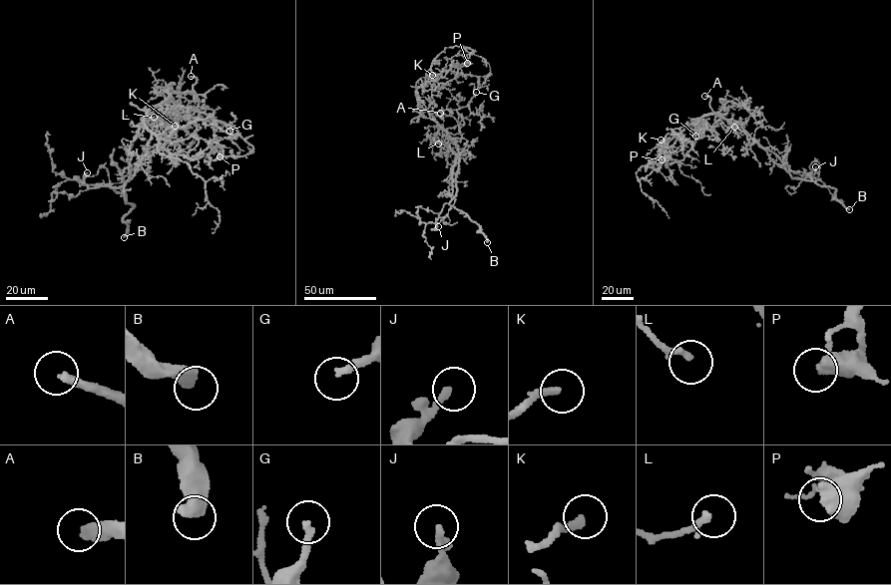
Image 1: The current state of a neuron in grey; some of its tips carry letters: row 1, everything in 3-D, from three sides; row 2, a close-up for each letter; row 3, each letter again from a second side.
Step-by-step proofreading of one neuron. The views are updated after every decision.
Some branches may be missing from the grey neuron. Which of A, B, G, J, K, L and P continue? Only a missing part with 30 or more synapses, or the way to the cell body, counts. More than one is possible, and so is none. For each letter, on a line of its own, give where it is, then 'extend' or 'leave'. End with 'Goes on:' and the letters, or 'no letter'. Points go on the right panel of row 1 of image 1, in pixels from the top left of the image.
A: at (704, 96); extend
B: at (849, 209); extend
G: at (695, 136); extend
J: at (815, 166); leave
K: at (661, 140); leave
L: at (734, 127); leave
P: at (662, 159); leave
Goes on: A, B, G

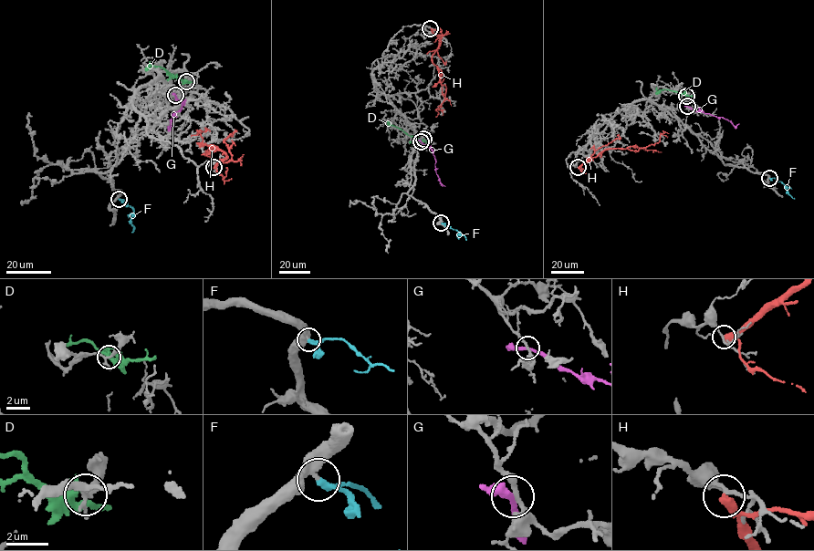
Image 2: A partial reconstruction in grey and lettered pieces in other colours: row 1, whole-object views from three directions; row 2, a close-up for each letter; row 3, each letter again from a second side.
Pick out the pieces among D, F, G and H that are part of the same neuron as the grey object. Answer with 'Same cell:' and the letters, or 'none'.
Same cell: F

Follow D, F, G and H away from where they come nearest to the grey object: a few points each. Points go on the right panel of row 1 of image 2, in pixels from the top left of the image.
D: (686, 96), (666, 89), (658, 91), (657, 87)
F: (769, 178), (780, 181), (794, 199)
G: (687, 106), (724, 118), (735, 126), (739, 123)
H: (578, 167), (605, 150), (619, 148), (636, 151), (658, 142), (660, 134), (668, 133)

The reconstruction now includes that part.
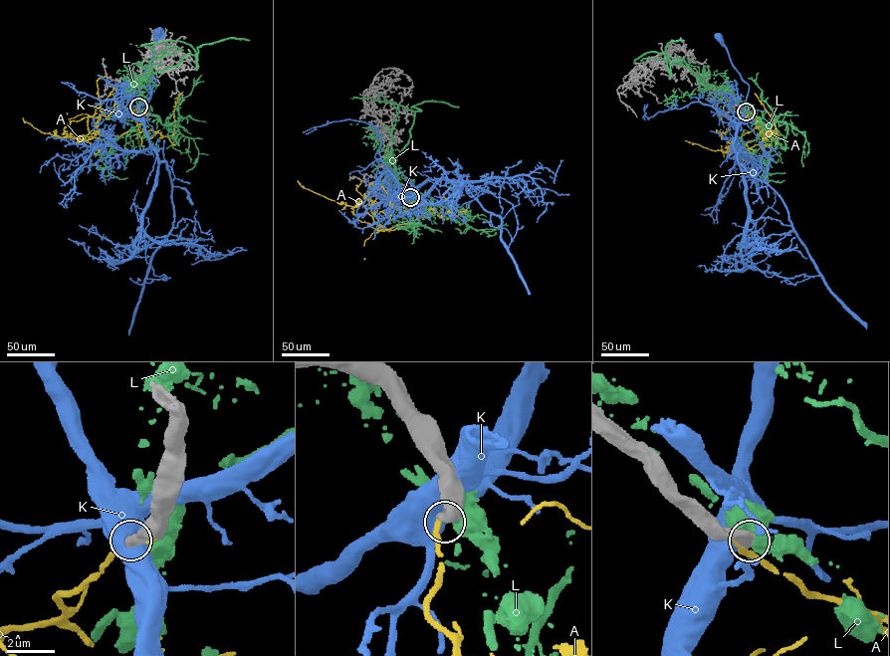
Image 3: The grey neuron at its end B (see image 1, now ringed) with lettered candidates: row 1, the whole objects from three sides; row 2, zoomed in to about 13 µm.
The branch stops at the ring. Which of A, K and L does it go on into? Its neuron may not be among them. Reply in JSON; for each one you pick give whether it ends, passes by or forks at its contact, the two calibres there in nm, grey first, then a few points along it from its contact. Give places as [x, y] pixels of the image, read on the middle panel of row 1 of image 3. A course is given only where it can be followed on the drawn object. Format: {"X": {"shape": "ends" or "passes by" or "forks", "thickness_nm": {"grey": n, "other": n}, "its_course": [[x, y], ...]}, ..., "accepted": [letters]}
{"accepted": []}

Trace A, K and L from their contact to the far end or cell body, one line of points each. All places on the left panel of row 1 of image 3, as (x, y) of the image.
A: (139, 107), (132, 112), (138, 128), (119, 135), (94, 131), (79, 137), (62, 137), (40, 131), (23, 117)
K: (138, 106), (134, 89), (151, 62), (156, 33)
L: (139, 106), (145, 72), (195, 53), (180, 41), (168, 41), (180, 49), (164, 55), (129, 44)

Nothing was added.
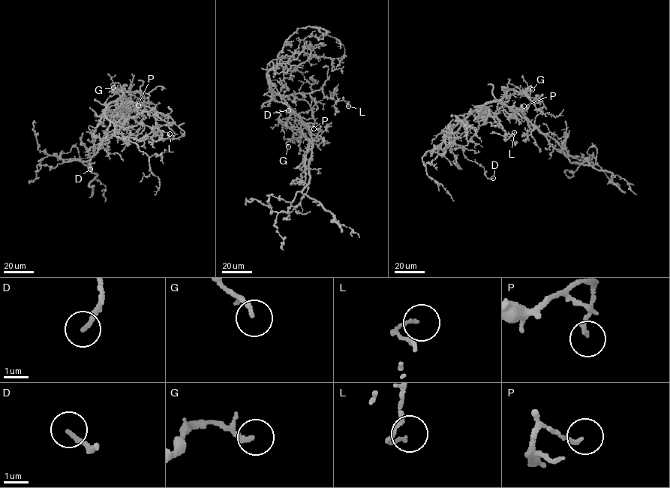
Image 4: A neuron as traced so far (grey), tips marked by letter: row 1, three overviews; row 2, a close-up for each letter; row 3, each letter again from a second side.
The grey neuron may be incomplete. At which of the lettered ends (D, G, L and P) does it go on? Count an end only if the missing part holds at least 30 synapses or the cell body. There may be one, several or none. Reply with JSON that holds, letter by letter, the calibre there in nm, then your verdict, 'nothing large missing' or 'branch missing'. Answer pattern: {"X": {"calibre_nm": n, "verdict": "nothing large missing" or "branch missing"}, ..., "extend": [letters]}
{"D": {"calibre_nm": 170, "verdict": "nothing large missing"}, "G": {"calibre_nm": 160, "verdict": "nothing large missing"}, "L": {"calibre_nm": 110, "verdict": "nothing large missing"}, "P": {"calibre_nm": 130, "verdict": "nothing large missing"}, "extend": []}

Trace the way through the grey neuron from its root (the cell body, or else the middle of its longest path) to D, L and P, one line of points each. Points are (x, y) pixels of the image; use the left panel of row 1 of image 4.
D: (128, 103), (125, 97), (121, 97), (107, 105), (101, 115), (94, 129), (94, 152), (91, 159), (90, 169)
L: (128, 103), (126, 97), (121, 97), (121, 100), (147, 106), (157, 113), (159, 139), (168, 139), (169, 134)
P: (128, 103), (127, 107), (138, 105)

